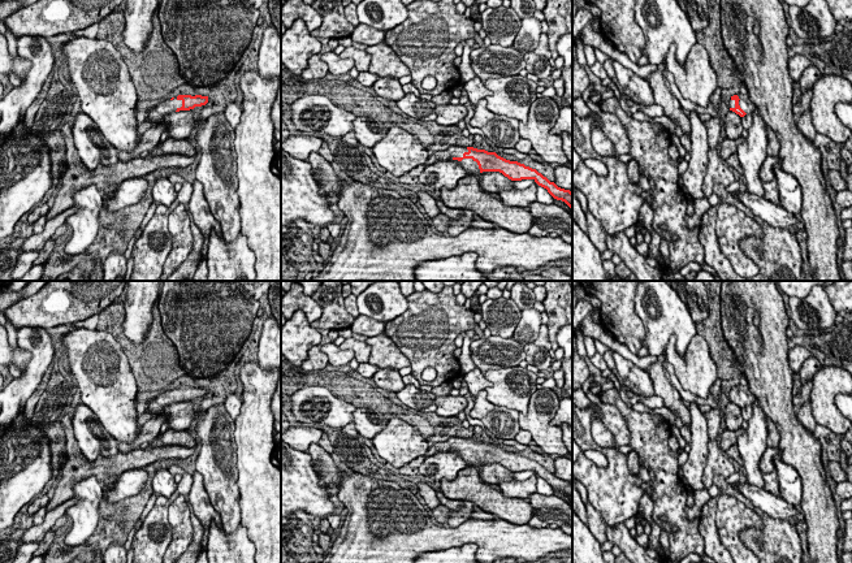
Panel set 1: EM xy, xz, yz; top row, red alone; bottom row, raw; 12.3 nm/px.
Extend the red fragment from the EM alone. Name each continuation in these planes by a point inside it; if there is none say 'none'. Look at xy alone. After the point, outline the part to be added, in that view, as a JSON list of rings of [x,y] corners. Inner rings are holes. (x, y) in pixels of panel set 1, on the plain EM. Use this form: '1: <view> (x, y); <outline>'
1: xy (156, 406); [[[177,387],[173,391],[166,390],[165,393],[157,394],[151,402],[146,412],[161,415],[164,408],[172,403],[176,403],[182,398],[182,391],[178,391]]]

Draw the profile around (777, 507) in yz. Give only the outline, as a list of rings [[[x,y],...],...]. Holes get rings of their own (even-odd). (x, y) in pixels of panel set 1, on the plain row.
[[[735,482],[736,489],[751,501],[754,507],[767,514],[770,517],[787,520],[796,527],[799,511],[791,506],[782,497],[777,497],[761,488],[749,485],[747,482]]]

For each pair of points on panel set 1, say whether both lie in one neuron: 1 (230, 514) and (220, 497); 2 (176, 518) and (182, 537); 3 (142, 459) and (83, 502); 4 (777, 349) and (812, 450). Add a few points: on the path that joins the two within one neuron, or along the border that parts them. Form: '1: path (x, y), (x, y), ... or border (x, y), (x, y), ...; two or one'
1: path (229, 510), (224, 501); one
2: path (180, 523), (182, 532); one
3: border (100, 481), (94, 476), (81, 479), (73, 496); two
4: path (777, 373), (777, 402), (788, 425); one

